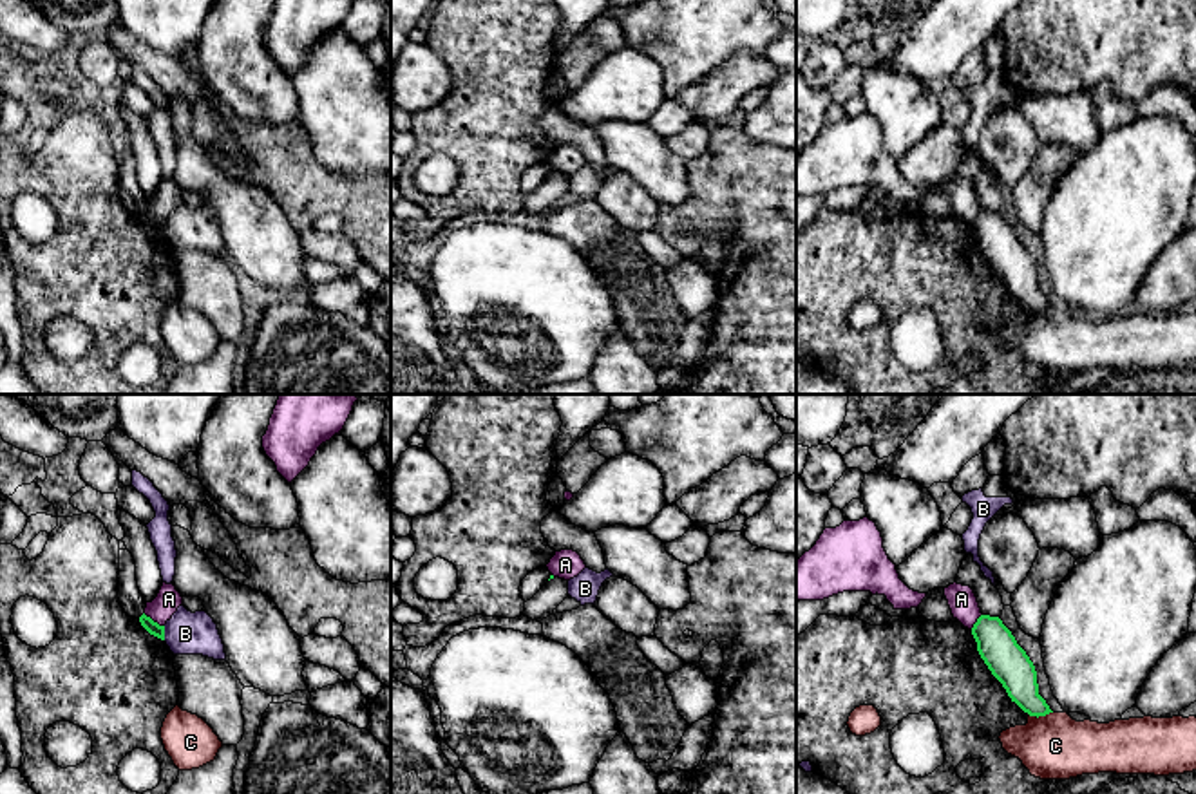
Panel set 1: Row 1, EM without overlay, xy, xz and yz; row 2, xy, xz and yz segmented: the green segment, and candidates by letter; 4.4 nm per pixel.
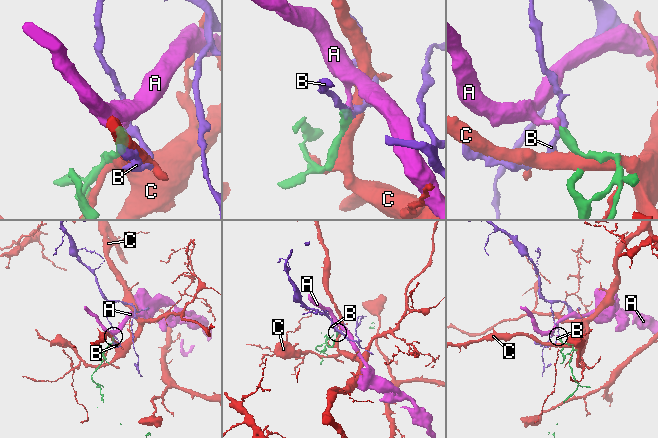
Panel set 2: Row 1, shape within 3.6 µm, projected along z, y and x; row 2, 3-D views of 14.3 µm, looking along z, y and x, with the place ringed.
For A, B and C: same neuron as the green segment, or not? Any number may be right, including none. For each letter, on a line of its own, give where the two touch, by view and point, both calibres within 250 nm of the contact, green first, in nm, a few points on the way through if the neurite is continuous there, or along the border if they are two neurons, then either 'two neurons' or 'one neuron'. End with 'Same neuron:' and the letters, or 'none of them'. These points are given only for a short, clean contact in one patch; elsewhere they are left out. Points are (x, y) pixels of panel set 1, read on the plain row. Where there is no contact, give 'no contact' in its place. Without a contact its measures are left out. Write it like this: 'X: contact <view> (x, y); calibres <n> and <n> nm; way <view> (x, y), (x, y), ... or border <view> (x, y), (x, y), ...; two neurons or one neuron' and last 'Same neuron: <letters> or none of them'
A: contact xy (152, 216); calibres 60 and 110 nm; border xy (143, 208), (163, 221); two neurons
B: contact xy (163, 228); calibres 60 and 190 nm; border xy (163, 221), (165, 234); two neurons
C: contact yz (1039, 310); calibres 170 and 280 nm; two neurons
Same neuron: none of them

